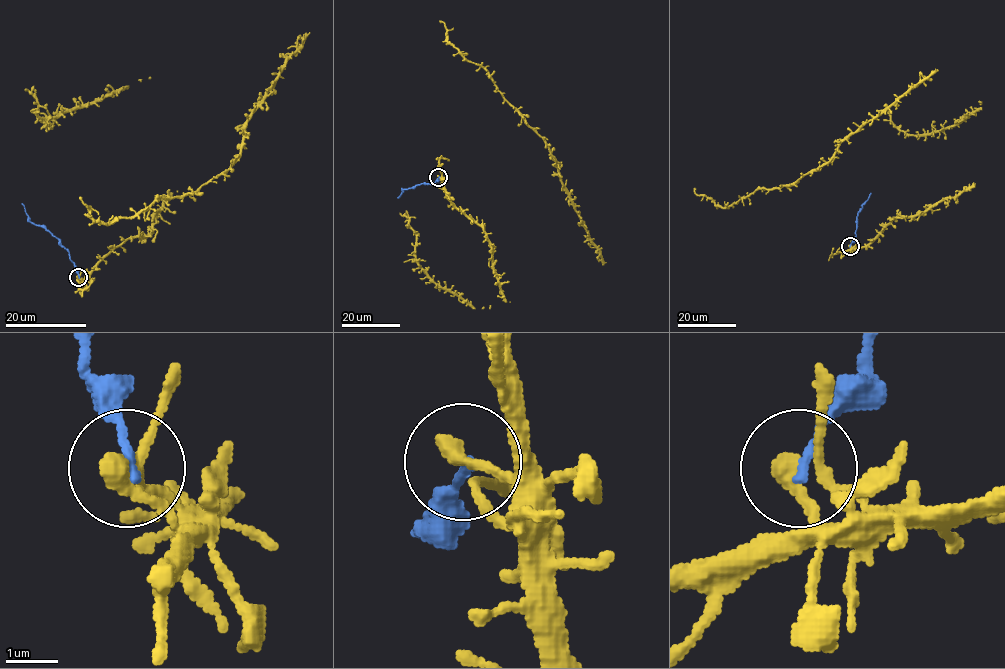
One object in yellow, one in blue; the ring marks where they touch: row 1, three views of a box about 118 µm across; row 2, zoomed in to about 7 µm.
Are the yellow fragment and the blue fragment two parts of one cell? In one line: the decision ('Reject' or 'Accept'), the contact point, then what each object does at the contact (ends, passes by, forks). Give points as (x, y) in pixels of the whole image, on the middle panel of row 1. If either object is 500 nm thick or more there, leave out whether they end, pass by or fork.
Reject. Place: (438, 177). At the ring yellow ends. At the ring blue ends

